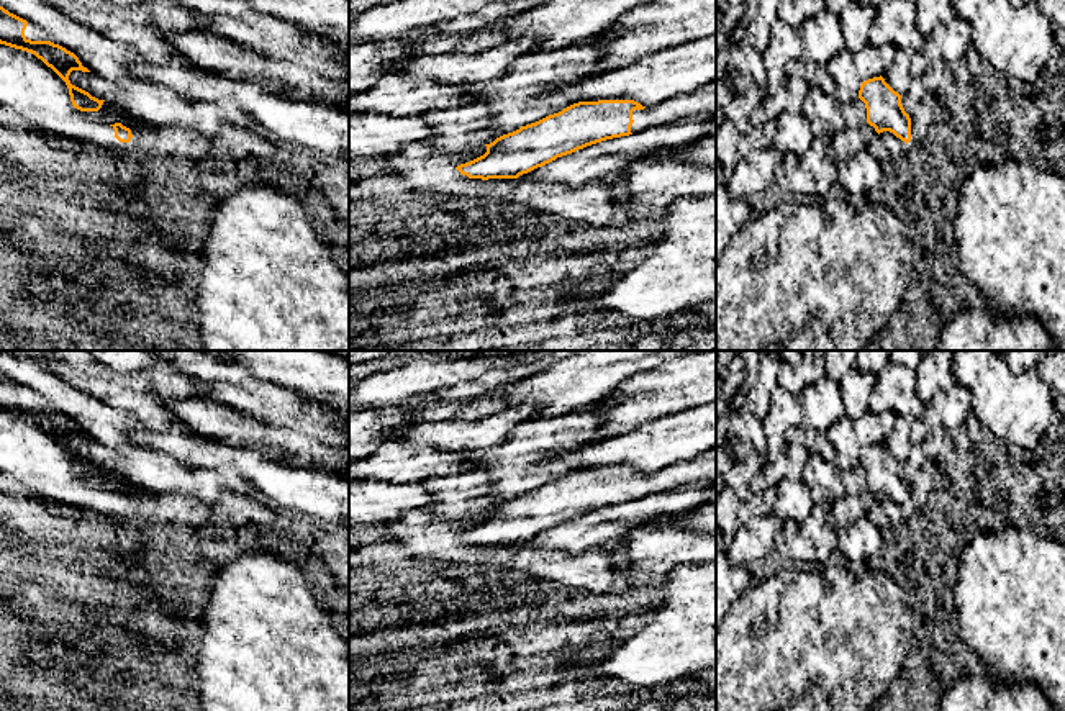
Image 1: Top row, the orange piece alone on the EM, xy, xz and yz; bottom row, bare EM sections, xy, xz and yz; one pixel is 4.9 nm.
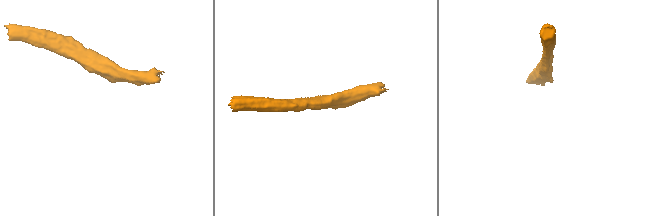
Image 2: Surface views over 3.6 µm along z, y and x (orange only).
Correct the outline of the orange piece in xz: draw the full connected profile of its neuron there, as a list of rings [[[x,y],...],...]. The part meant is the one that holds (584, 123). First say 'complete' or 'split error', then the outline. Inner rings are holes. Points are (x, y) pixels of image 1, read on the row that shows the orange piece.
split error; [[[716,80],[700,87],[691,93],[675,95],[655,106],[646,108],[634,100],[598,100],[578,102],[559,113],[549,115],[536,123],[521,126],[519,129],[496,138],[485,144],[487,152],[455,169],[469,179],[518,179],[537,167],[542,167],[557,157],[572,154],[587,146],[629,136],[642,129],[672,123],[687,116],[716,115]]]

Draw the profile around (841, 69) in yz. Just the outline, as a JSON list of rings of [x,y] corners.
[[[867,44],[857,52],[847,48],[836,54],[826,66],[834,84],[832,95],[841,105],[859,97],[860,85],[873,77],[883,75],[885,67],[891,62],[896,49],[893,46]]]

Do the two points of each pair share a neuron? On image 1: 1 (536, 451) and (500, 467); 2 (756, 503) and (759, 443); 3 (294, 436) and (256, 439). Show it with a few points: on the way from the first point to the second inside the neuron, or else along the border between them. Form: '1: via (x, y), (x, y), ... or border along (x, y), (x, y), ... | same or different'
1: via (528, 451), (520, 451), (508, 459) | same
2: border along (752, 493), (744, 502) | different
3: via (284, 439), (266, 439) | same

